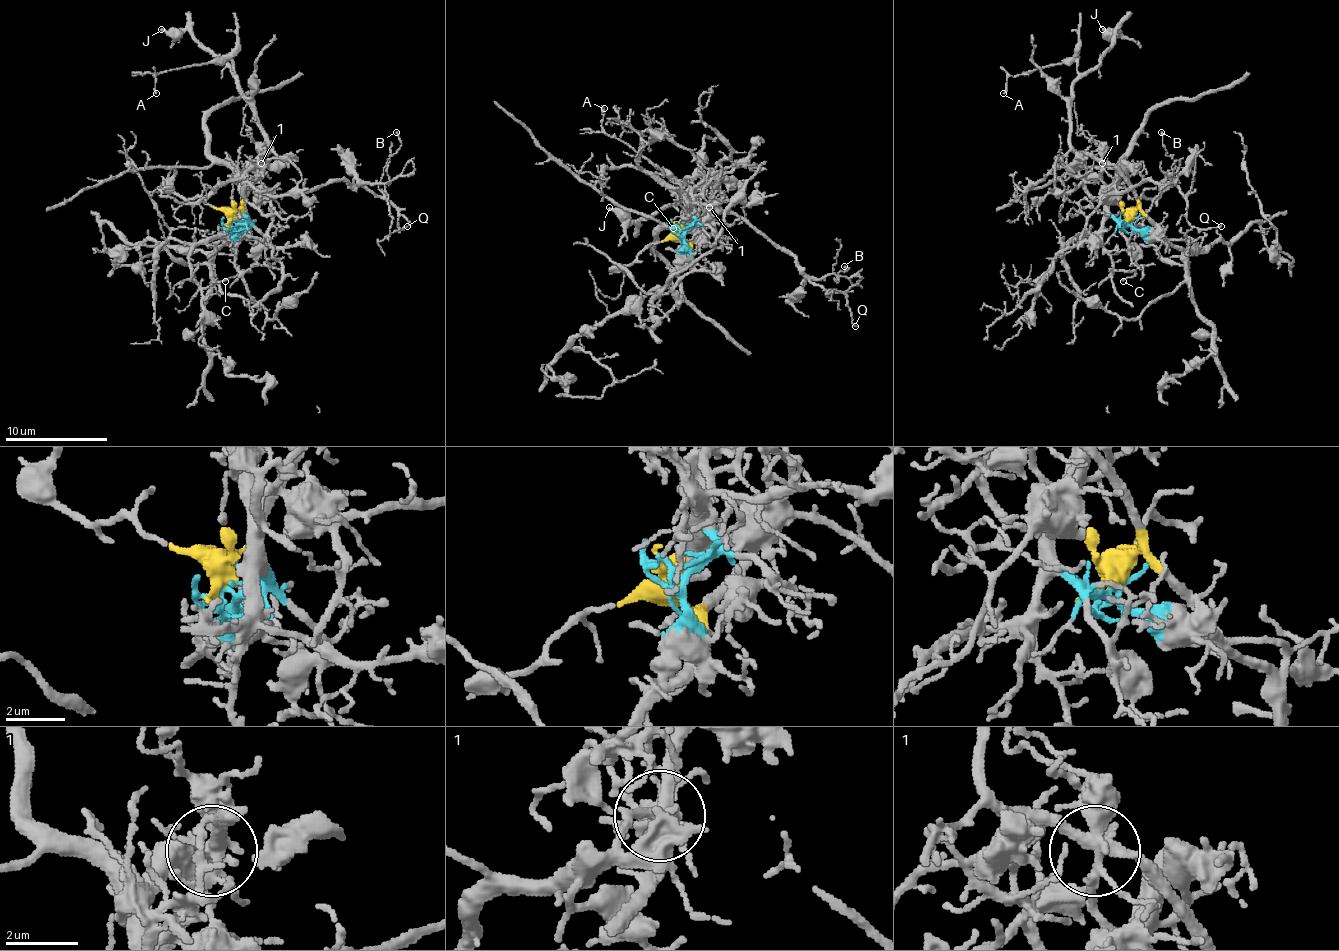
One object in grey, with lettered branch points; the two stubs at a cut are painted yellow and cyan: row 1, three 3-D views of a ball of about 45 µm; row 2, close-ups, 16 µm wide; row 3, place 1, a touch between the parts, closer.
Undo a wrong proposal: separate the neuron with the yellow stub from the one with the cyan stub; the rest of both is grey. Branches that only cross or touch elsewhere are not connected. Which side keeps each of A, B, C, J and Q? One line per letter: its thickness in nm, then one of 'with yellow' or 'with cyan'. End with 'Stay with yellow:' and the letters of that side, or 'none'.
A: 130 nm thick; with yellow
B: 120 nm thick; with cyan
C: 110 nm thick; with cyan
J: 320 nm thick; with yellow
Q: 110 nm thick; with cyan
Stay with yellow: A, J

